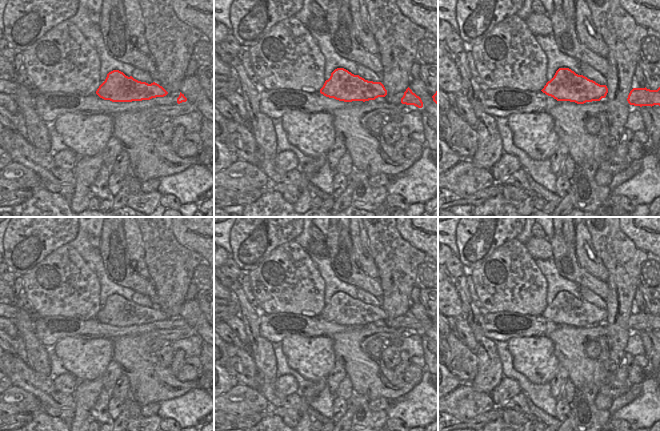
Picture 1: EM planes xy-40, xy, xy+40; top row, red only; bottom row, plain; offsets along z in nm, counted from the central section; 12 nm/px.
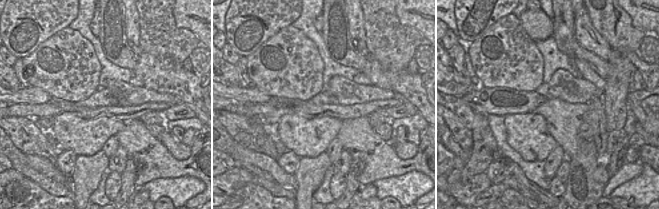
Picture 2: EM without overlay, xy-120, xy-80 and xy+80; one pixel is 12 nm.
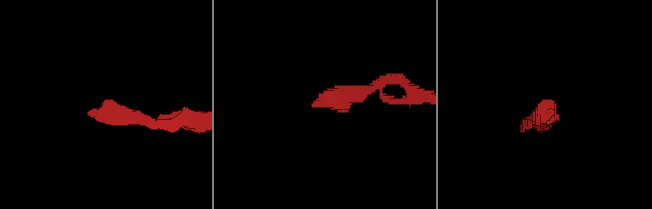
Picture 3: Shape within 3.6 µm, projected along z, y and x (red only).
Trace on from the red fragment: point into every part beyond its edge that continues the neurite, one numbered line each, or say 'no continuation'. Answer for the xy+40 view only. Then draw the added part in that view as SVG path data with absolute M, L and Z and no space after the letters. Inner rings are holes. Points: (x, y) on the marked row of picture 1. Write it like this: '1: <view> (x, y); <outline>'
1: xy+40 (501, 102); M515 88L481 90L478 96L483 110L490 116L508 117L512 113L547 112L558 101L541 92Z

